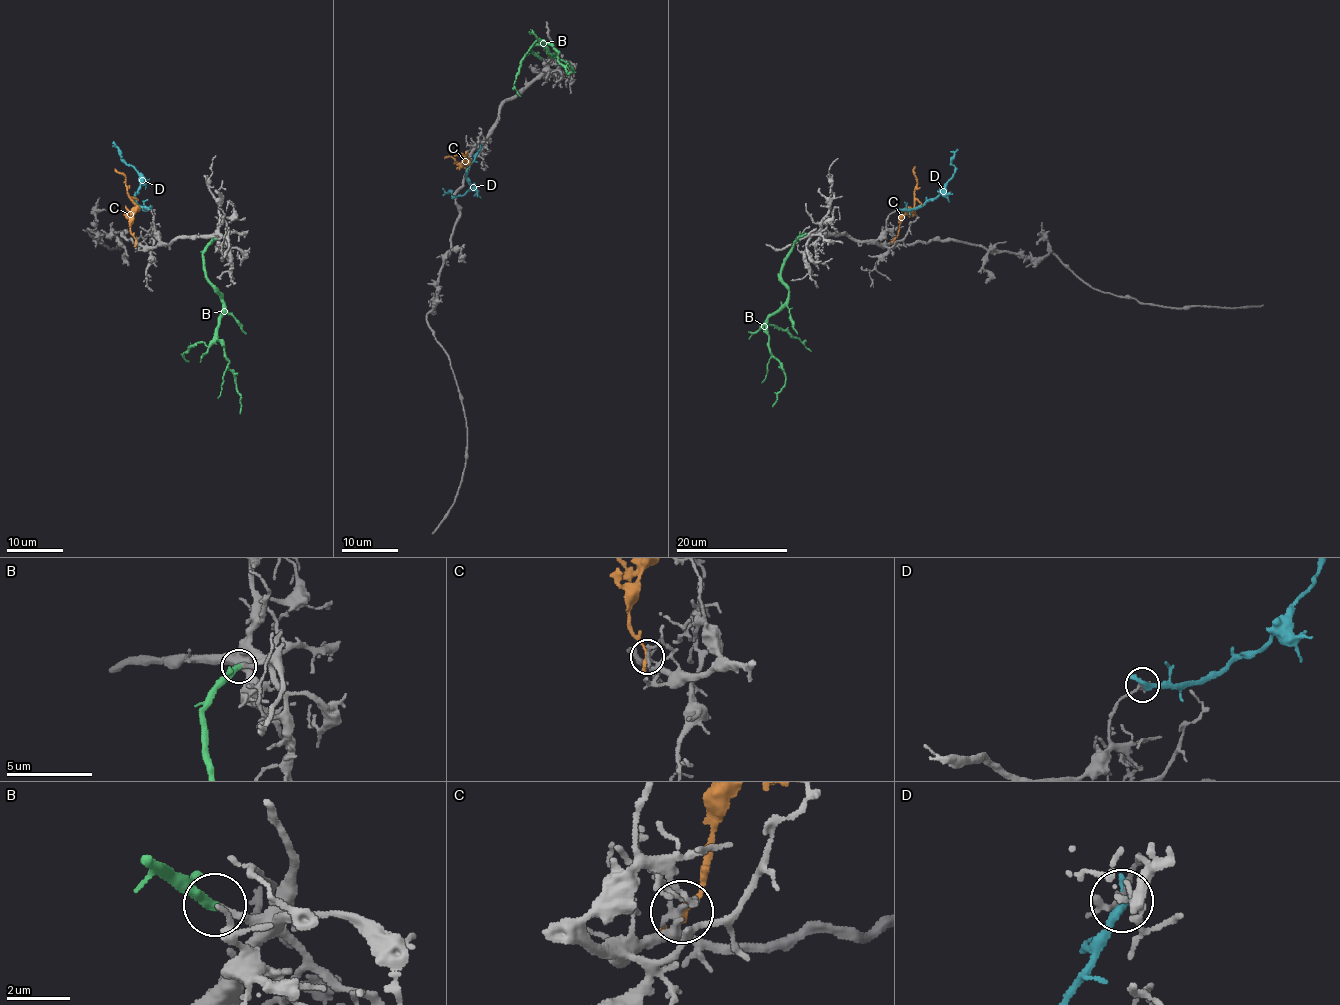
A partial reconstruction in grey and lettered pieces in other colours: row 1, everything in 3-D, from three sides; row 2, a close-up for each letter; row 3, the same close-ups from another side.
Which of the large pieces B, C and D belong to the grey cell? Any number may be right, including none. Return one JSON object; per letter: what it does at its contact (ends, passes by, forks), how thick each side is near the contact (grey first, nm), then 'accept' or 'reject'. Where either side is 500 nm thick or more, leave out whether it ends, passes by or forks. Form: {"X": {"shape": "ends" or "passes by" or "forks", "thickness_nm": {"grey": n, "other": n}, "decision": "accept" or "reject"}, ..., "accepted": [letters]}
{"B": {"shape": "ends", "thickness_nm": {"grey": 200, "other": 360}, "decision": "reject"}, "C": {"shape": "ends", "thickness_nm": {"grey": 200, "other": 280}, "decision": "reject"}, "D": {"shape": "ends", "thickness_nm": {"grey": 260, "other": 360}, "decision": "reject"}, "accepted": []}

